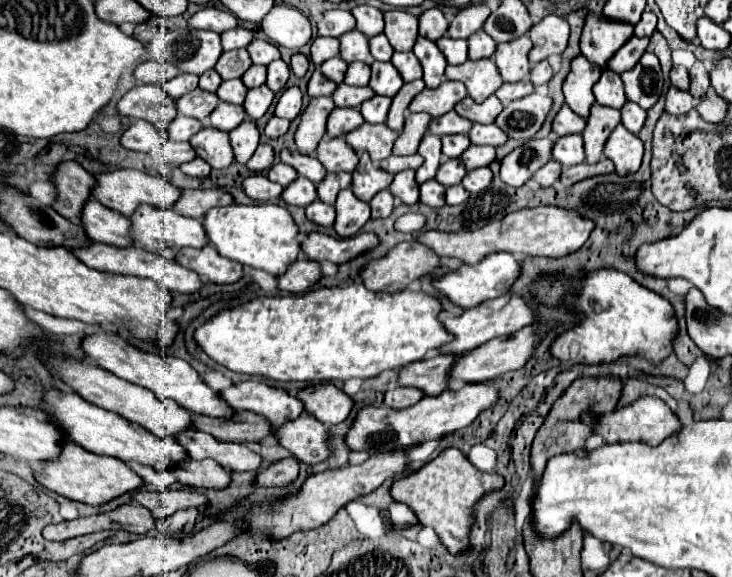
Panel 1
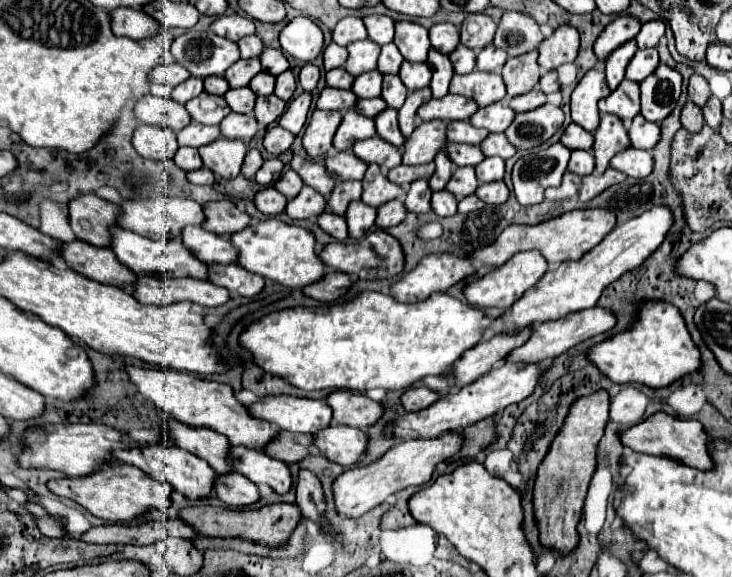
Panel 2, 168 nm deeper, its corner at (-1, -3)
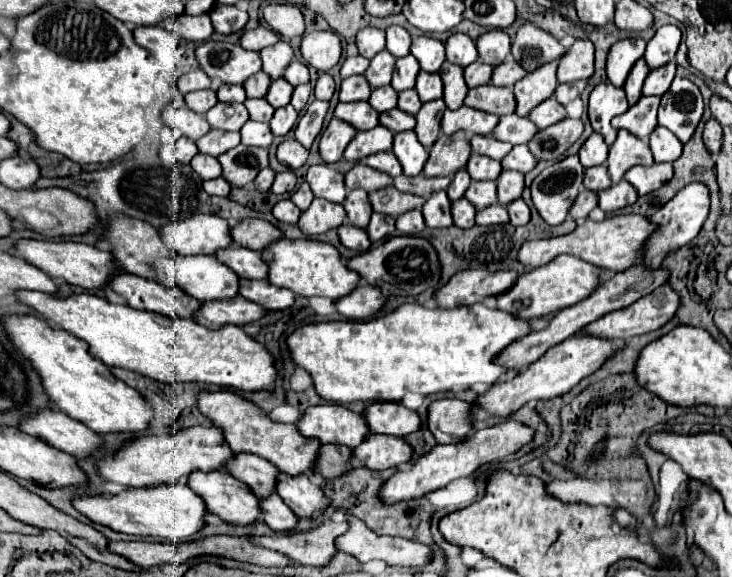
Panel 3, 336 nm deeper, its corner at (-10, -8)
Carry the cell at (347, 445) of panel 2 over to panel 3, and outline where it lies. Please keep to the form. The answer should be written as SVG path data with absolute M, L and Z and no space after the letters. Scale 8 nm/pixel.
M368 434L360 446L352 448L352 458L362 462L368 470L386 470L408 462L412 448L398 436Z

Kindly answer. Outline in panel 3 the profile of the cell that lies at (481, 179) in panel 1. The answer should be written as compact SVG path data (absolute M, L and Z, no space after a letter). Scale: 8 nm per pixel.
M522 198L506 204L506 210L508 210L508 216L510 216L510 224L514 224L514 226L522 226L530 220L530 208L526 206L526 202Z

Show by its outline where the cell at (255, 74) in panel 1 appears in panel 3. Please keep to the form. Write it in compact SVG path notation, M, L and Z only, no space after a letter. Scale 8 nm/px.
M278 78L278 80L272 80L270 88L268 88L268 94L266 94L266 100L274 106L274 108L280 108L280 106L286 106L290 102L290 96L292 96L292 86L290 82L286 82L284 78Z

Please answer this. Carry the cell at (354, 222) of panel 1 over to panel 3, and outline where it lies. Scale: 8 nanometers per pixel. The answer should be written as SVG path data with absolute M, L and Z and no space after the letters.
M378 212L372 214L370 224L368 224L368 228L366 228L368 238L370 238L374 244L382 242L382 240L384 240L386 236L390 236L394 230L396 230L396 228L394 228L394 220L388 218L388 216L384 216L384 214L378 214Z

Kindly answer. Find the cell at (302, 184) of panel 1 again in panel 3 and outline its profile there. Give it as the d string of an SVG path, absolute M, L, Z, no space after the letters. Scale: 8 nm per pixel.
M314 198L310 208L302 212L298 226L304 232L304 236L312 238L312 236L318 236L330 228L338 228L340 224L344 224L344 218L346 218L346 210L342 204Z

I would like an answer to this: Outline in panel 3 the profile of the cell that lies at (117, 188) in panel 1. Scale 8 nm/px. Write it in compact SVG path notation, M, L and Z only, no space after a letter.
M194 214L182 222L174 222L168 226L160 228L162 242L174 250L176 254L190 256L190 254L214 254L218 248L226 248L232 244L230 238L230 226L224 218L214 216L214 214Z

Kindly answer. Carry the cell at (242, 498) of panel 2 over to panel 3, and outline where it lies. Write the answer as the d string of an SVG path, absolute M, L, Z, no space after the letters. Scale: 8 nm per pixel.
M272 492L268 498L260 500L260 516L272 530L292 530L296 526L294 512L282 502L282 498Z

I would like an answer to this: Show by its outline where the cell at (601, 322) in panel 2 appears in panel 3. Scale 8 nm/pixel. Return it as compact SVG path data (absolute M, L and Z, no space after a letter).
M660 286L654 292L650 292L648 296L636 300L634 304L630 304L628 308L610 312L608 316L602 316L600 320L590 322L586 326L586 330L582 330L582 332L590 334L594 338L600 338L600 340L628 340L632 336L646 334L650 330L656 330L656 328L664 326L674 316L676 308L678 308L678 294L670 286Z

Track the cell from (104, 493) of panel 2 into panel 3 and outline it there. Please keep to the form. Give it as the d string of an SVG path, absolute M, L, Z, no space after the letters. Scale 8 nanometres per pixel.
M158 484L150 488L128 488L114 496L76 496L74 508L92 522L108 526L116 532L134 536L160 536L170 542L186 542L204 526L204 502L188 486Z

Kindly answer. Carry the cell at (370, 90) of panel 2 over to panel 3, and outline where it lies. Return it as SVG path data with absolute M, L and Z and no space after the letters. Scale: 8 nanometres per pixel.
M382 86L382 88L374 88L372 94L370 94L370 100L374 110L378 112L386 112L386 110L392 110L396 108L396 102L398 102L398 94L392 86Z

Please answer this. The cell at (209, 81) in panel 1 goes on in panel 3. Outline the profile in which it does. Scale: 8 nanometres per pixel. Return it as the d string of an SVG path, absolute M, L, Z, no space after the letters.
M222 84L218 88L218 100L220 102L244 102L246 100L246 92L238 84Z

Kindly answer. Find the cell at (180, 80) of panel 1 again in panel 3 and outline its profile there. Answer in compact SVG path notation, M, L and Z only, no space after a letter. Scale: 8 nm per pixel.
M196 90L196 92L186 94L184 98L186 98L186 106L188 106L190 110L198 112L198 114L208 112L208 108L218 102L214 90Z

